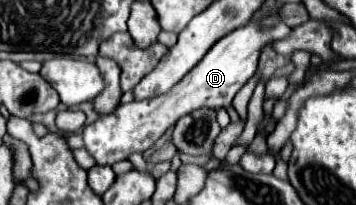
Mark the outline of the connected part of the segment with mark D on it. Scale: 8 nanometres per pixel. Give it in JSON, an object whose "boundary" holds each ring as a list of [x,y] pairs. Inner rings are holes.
{"boundary":[[[249,22],[243,28],[233,30],[223,36],[219,42],[211,46],[211,50],[203,56],[203,60],[181,78],[167,94],[155,96],[151,100],[133,100],[129,104],[121,104],[113,114],[97,118],[93,124],[83,128],[83,140],[89,154],[97,160],[97,164],[109,164],[127,160],[135,152],[149,150],[155,140],[159,140],[167,128],[171,128],[181,116],[197,108],[227,108],[233,96],[245,86],[245,82],[255,74],[261,48],[271,40],[281,40],[289,36],[291,28],[285,24],[277,24],[271,30],[261,30],[259,22]]]}

